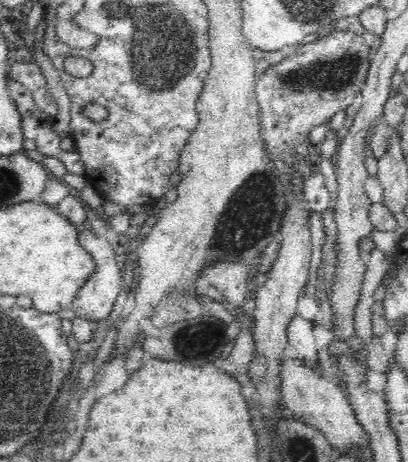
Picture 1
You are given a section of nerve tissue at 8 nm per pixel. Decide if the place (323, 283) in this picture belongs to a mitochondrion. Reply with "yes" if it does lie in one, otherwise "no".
no

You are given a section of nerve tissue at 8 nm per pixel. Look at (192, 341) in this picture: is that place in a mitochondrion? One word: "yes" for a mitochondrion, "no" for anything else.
yes

